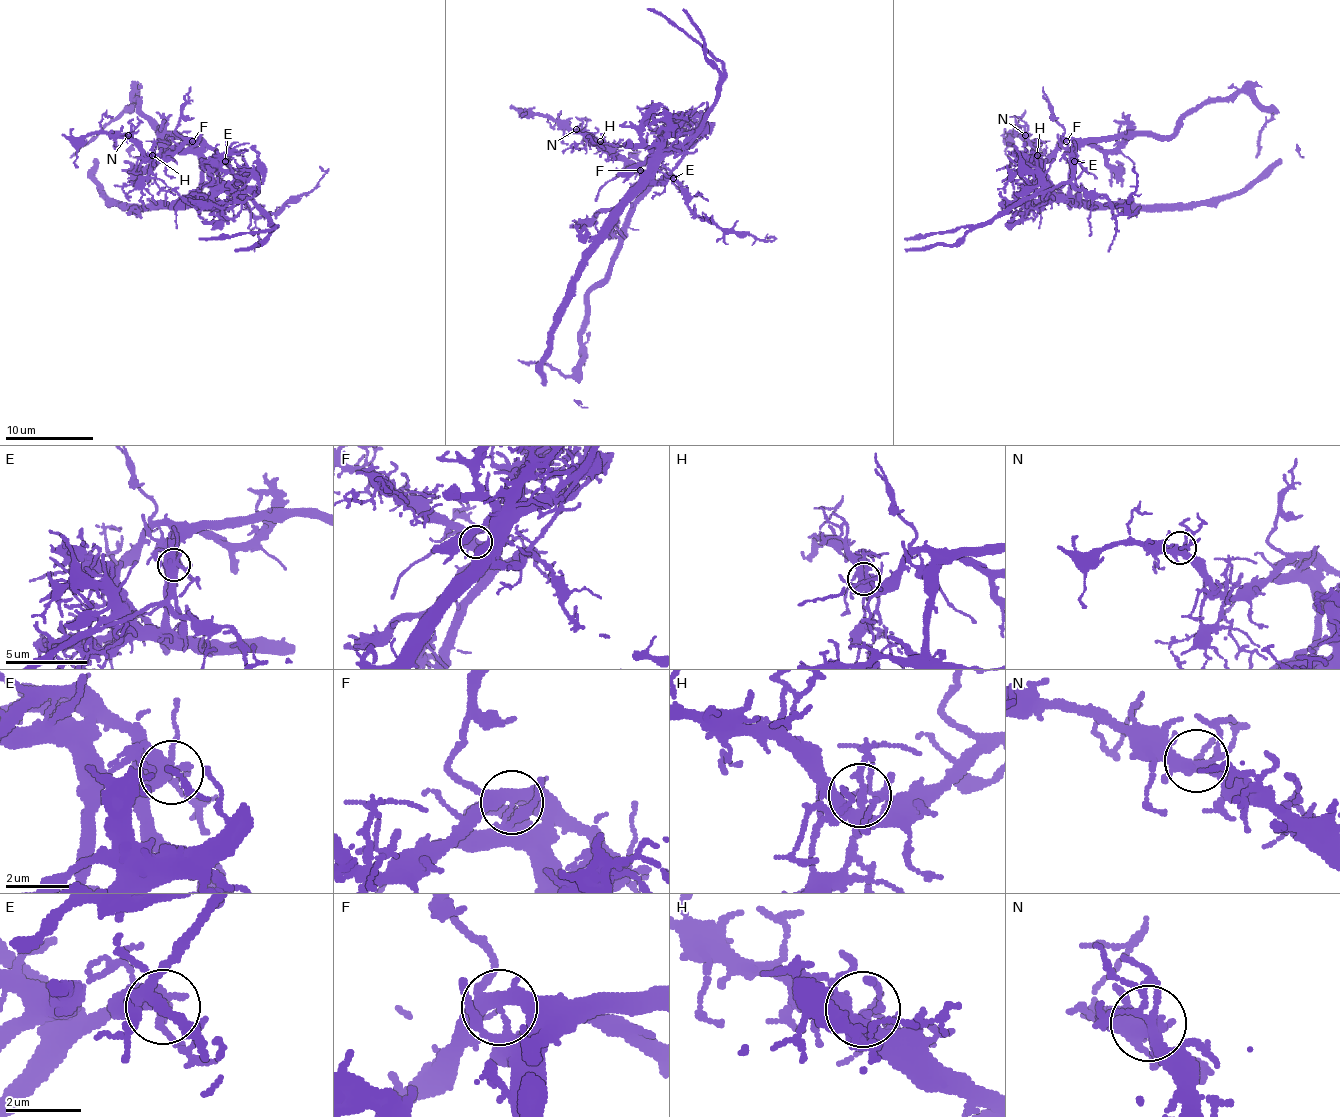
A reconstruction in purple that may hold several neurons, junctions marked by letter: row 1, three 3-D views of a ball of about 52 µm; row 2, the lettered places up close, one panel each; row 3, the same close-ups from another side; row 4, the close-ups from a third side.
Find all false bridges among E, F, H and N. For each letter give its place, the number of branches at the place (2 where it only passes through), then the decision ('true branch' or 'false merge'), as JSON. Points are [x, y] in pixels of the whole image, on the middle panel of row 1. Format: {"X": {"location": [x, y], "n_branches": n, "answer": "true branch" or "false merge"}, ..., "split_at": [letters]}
{"E": {"location": [673, 178], "n_branches": 6, "answer": "true branch"}, "F": {"location": [640, 170], "n_branches": 7, "answer": "false merge"}, "H": {"location": [600, 141], "n_branches": 6, "answer": "true branch"}, "N": {"location": [576, 129], "n_branches": 5, "answer": "true branch"}, "split_at": ["F"]}

